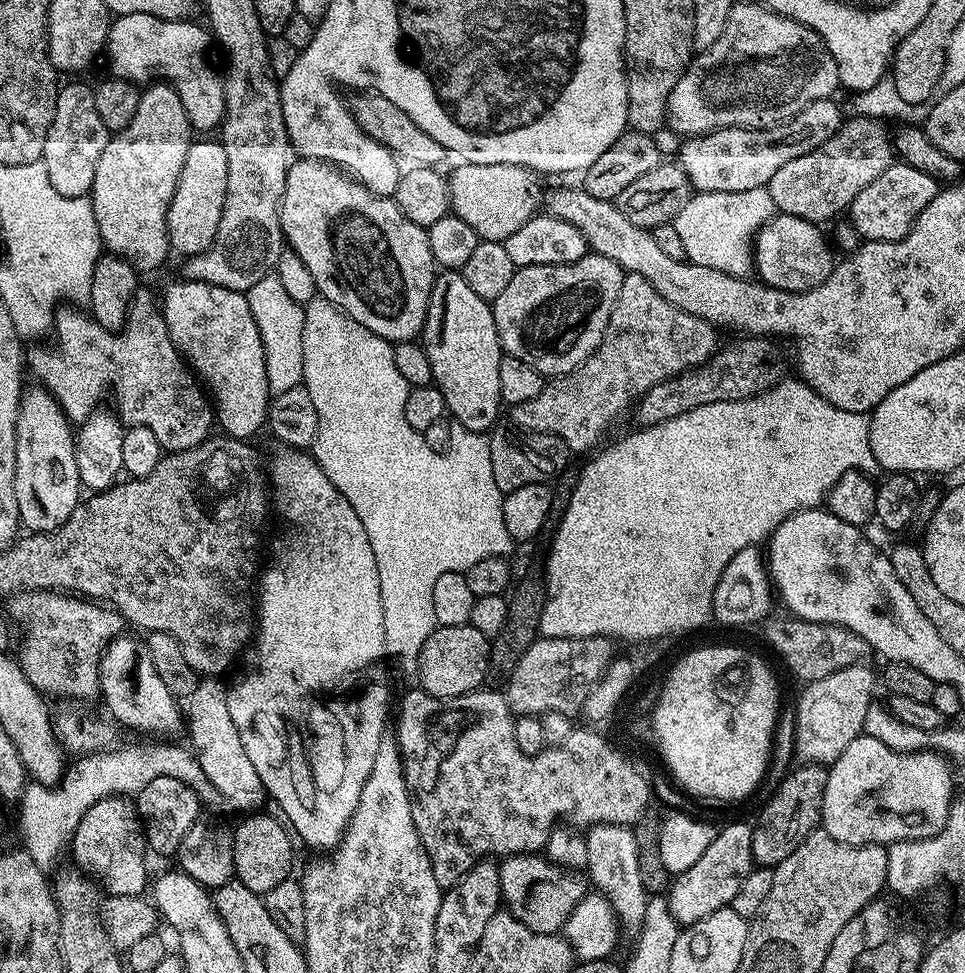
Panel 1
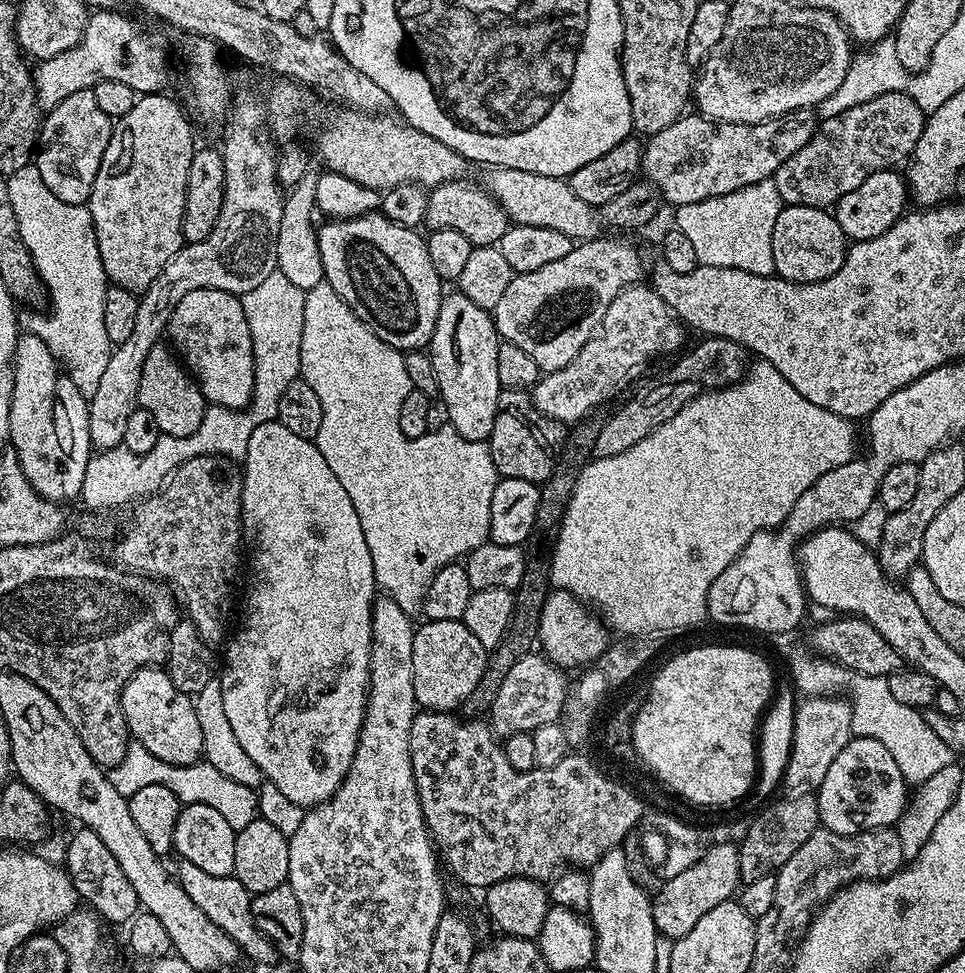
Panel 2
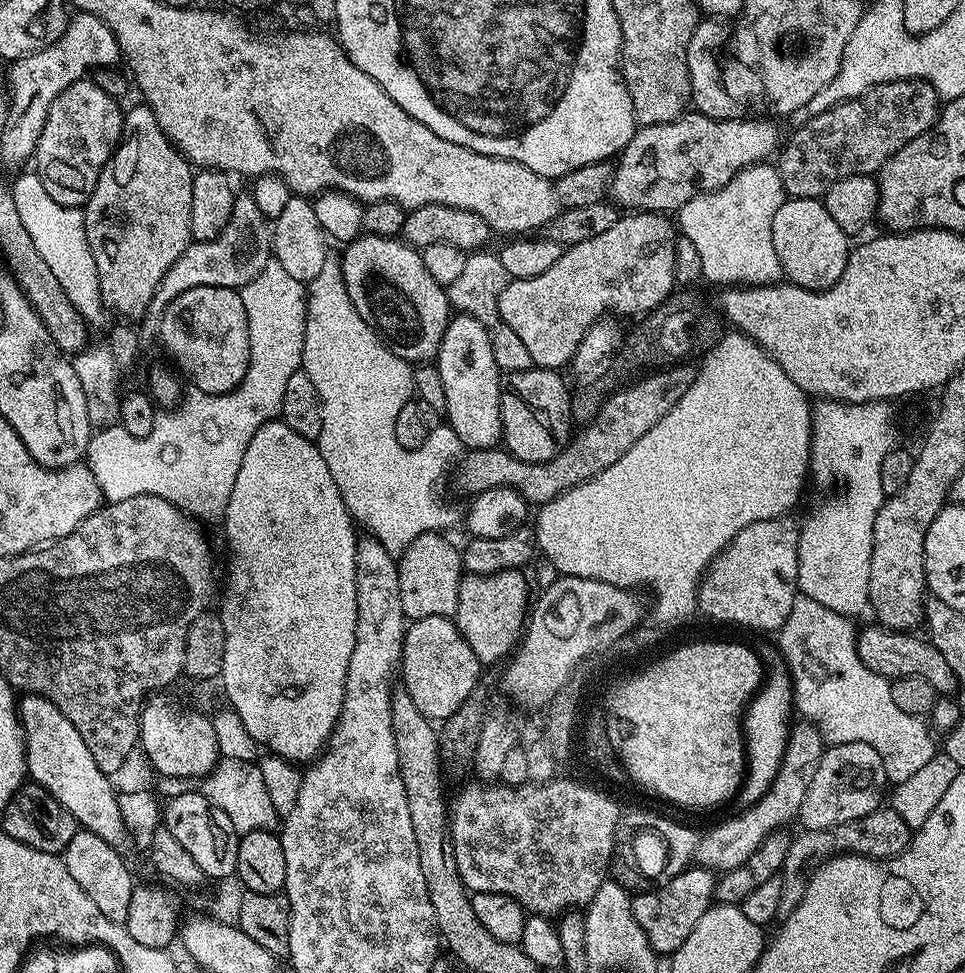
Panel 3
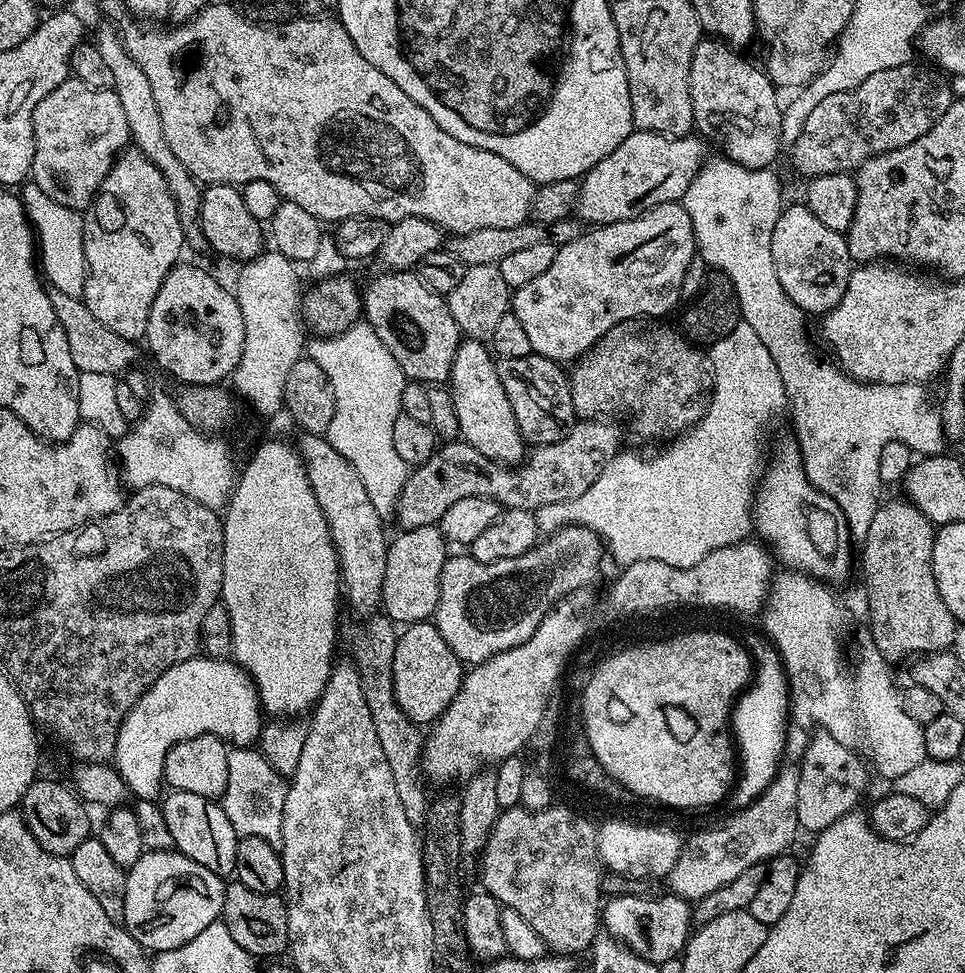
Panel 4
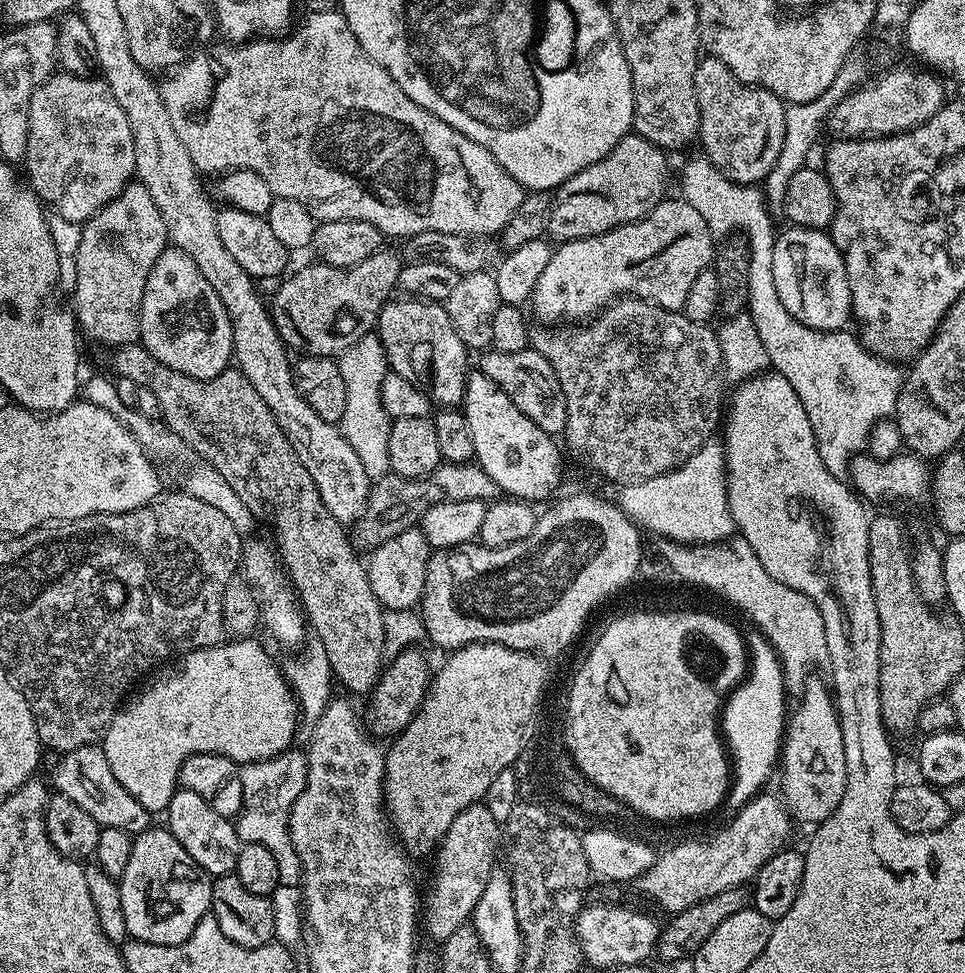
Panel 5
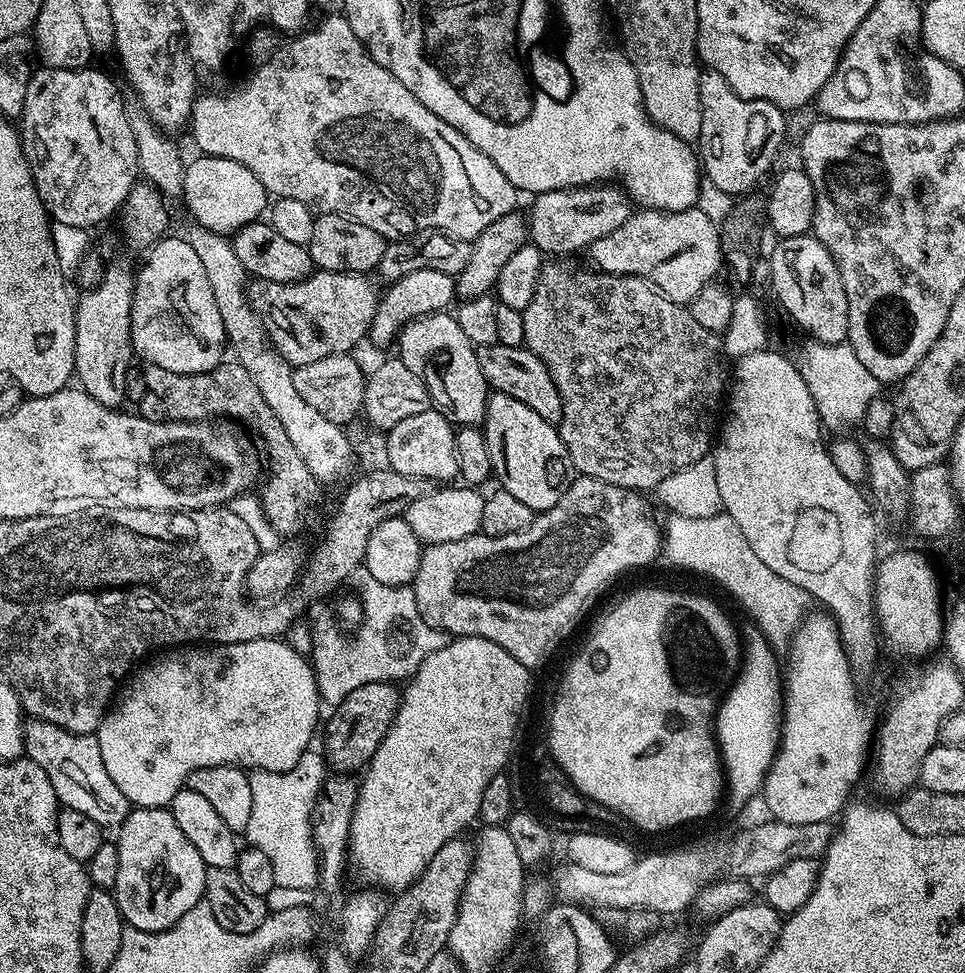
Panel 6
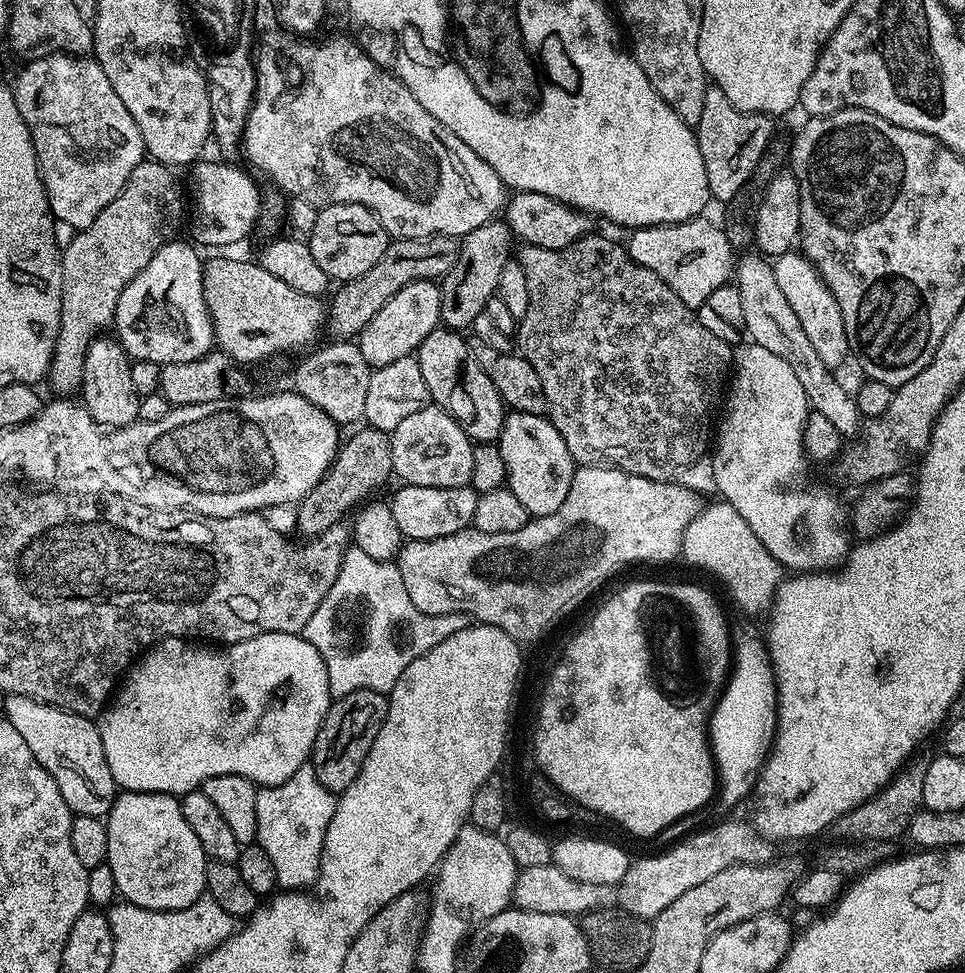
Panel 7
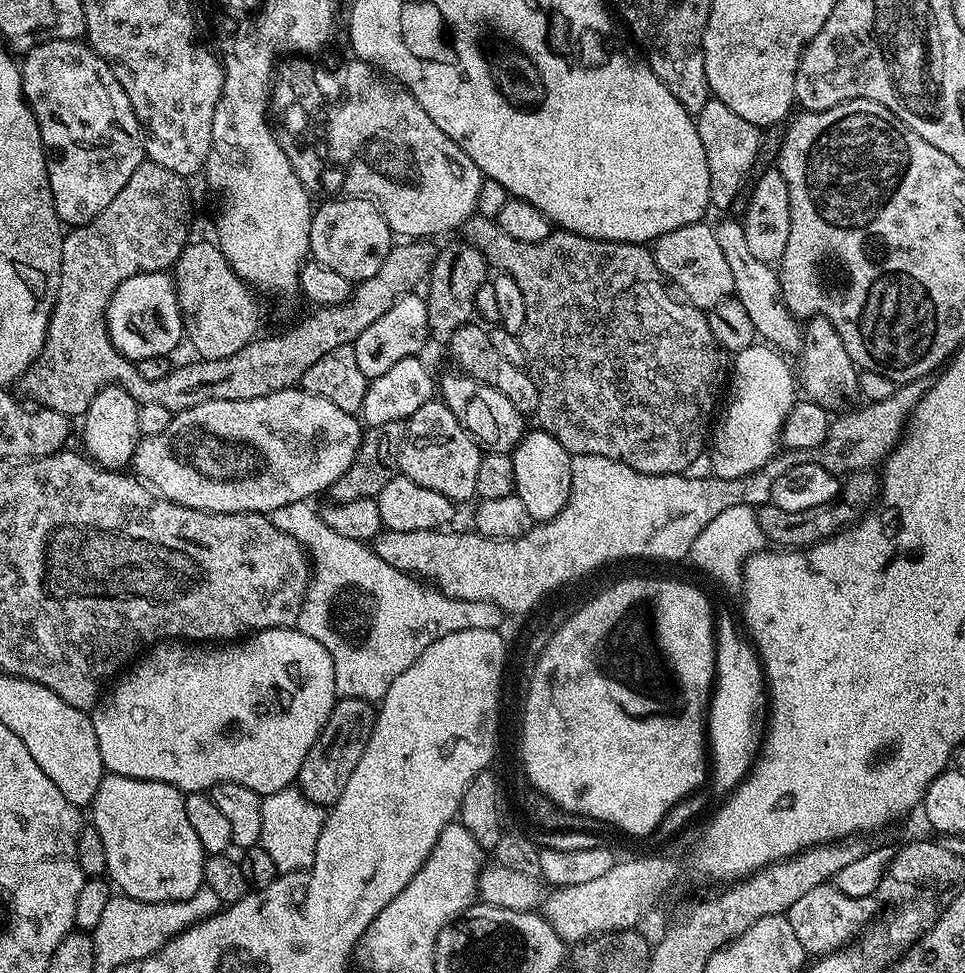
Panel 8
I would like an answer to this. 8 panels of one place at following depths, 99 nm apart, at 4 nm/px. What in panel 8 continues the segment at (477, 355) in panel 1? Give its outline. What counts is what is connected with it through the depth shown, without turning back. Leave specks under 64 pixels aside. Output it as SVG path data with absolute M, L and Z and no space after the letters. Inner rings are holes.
M529 431L520 439L520 445L513 448L510 455L514 462L515 495L522 498L526 510L534 522L554 518L566 506L572 493L572 456L548 432Z

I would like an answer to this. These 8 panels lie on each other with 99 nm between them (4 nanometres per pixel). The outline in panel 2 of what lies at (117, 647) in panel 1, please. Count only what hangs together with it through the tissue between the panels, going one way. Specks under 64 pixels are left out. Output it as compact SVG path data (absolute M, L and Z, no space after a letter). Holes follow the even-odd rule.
M163 667L137 668L136 673L128 679L122 690L120 705L131 739L137 744L146 746L146 750L150 750L154 758L162 758L162 762L171 764L194 764L203 757L202 725L198 722L193 697L178 690Z

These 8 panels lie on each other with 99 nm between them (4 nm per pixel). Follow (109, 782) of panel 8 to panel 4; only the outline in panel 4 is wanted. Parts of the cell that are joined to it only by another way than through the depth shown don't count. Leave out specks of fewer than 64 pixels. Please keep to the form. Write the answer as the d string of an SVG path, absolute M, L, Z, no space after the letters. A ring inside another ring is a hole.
M145 850L134 862L134 866L126 869L126 910L124 911L124 927L128 933L140 943L141 948L149 953L174 950L178 946L186 946L206 926L217 923L224 911L224 890L226 884L223 879L212 875L206 866L198 866L190 858L175 850L158 850L150 852Z

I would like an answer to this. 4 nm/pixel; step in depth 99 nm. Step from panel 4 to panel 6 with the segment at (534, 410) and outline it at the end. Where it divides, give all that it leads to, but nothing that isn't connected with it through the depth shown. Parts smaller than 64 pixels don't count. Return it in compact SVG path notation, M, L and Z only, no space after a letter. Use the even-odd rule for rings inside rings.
M478 344L475 345L475 350L478 366L482 366L482 374L492 392L510 394L510 398L518 398L518 402L530 406L530 410L542 414L546 422L559 425L562 418L562 394L558 394L558 386L554 386L554 378L550 378L550 370L546 370L542 358L535 356L526 346L519 348L501 344Z

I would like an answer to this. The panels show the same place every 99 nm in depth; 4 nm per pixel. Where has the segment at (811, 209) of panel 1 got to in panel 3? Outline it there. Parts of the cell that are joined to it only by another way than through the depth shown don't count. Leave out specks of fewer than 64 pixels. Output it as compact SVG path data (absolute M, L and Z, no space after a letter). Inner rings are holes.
M891 80L885 84L876 84L869 88L866 94L862 94L853 100L844 100L840 104L836 104L830 110L826 110L822 114L818 114L814 118L810 118L806 123L799 125L795 129L796 133L792 137L783 141L782 147L778 152L778 167L780 169L780 177L782 178L782 186L785 193L792 198L810 198L811 200L820 200L830 186L834 186L834 182L838 182L842 178L850 178L851 176L870 176L879 173L879 170L888 159L894 154L898 154L898 150L902 150L902 146L906 146L910 142L914 142L914 138L918 138L922 134L926 134L926 130L930 130L934 126L934 122L940 116L942 101L940 95L934 90L934 86L930 86L925 80Z

